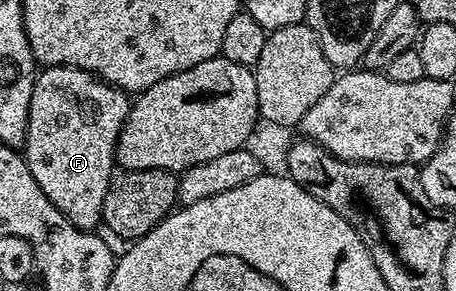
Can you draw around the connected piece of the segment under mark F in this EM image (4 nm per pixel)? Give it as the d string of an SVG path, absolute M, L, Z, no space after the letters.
M46 66L45 69L37 75L34 84L34 99L30 105L30 129L28 131L29 137L34 138L34 142L38 145L38 154L42 158L29 159L30 169L33 170L34 175L38 177L39 182L42 183L43 190L53 198L56 205L66 213L67 218L74 223L75 226L83 228L94 228L98 221L101 220L102 214L104 218L104 211L108 206L108 199L112 189L112 173L110 169L116 166L116 151L118 149L118 138L122 132L122 127L126 125L132 107L131 99L127 91L121 90L116 86L111 86L109 82L103 81L101 78L95 76L89 70L81 70L78 66Z

